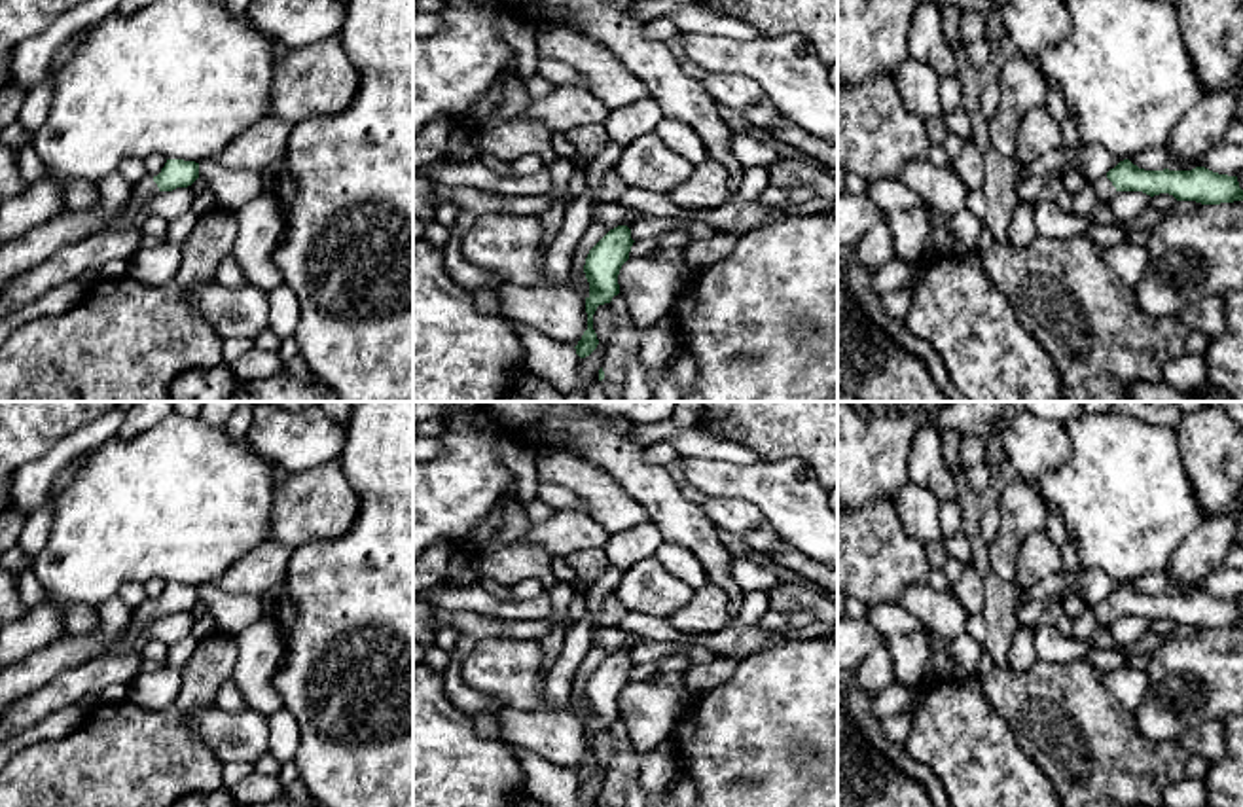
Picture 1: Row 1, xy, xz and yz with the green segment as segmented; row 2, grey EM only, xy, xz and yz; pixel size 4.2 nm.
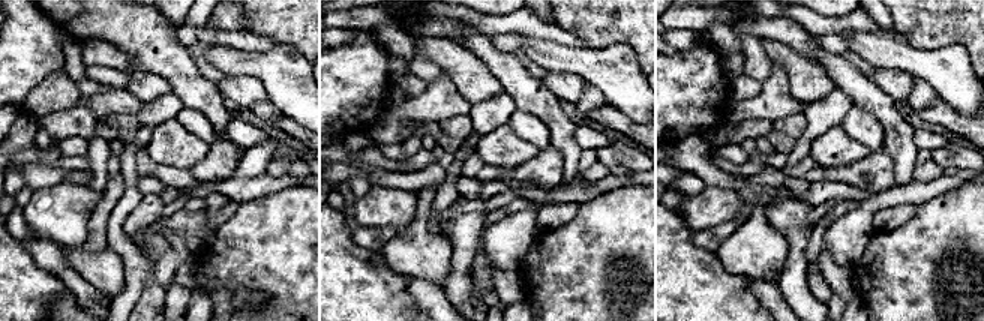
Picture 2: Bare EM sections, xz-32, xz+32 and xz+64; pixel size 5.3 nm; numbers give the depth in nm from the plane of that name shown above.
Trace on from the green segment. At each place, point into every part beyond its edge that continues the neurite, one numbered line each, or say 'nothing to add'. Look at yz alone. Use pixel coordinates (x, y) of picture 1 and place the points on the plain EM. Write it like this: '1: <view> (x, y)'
1: yz (1101, 610)

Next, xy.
1: xy (144, 614)

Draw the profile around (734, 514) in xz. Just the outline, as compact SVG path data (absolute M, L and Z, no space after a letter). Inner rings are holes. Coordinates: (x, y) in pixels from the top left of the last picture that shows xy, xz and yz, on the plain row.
M709 496L701 510L716 530L728 530L739 538L766 519L758 506L741 496Z

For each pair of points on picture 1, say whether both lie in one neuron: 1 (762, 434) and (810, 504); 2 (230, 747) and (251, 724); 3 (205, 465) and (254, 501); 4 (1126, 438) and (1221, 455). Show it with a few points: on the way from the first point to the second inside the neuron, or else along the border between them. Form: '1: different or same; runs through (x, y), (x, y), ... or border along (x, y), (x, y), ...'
1: different; border along (766, 461), (800, 457), (817, 480)
2: same; runs through (235, 741), (247, 730)
3: same; runs through (216, 476), (243, 501)
4: different; border along (1173, 429), (1192, 491)

